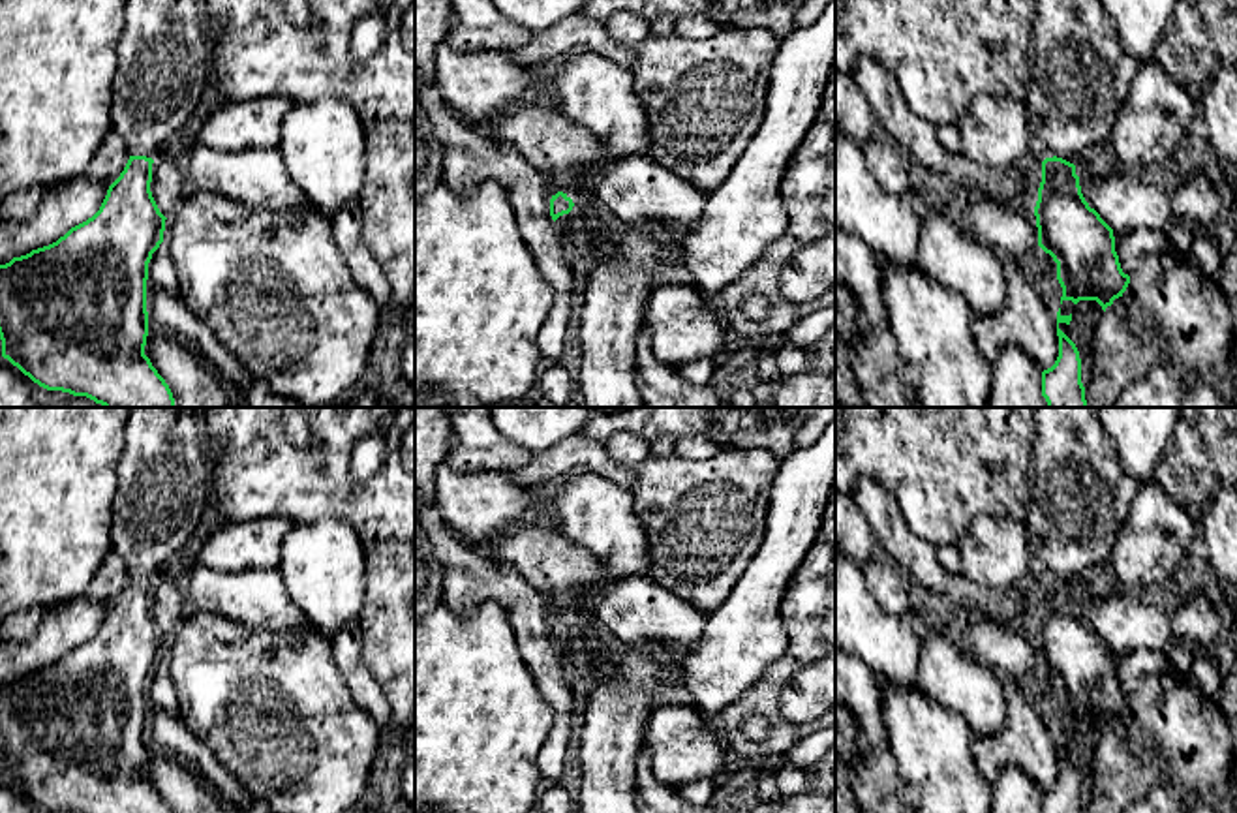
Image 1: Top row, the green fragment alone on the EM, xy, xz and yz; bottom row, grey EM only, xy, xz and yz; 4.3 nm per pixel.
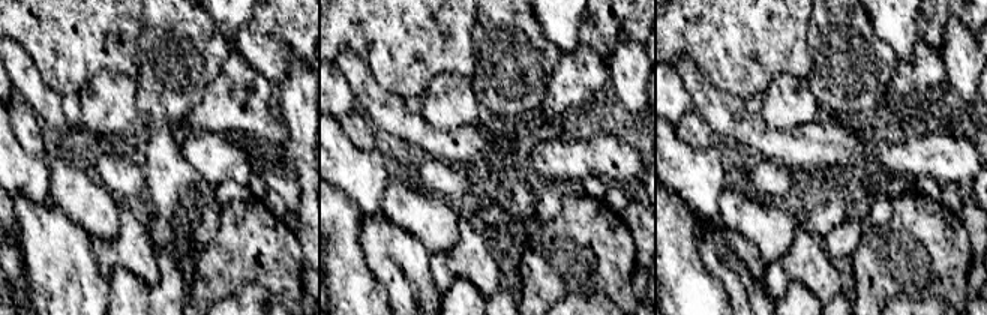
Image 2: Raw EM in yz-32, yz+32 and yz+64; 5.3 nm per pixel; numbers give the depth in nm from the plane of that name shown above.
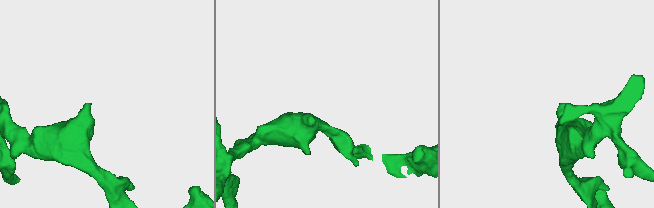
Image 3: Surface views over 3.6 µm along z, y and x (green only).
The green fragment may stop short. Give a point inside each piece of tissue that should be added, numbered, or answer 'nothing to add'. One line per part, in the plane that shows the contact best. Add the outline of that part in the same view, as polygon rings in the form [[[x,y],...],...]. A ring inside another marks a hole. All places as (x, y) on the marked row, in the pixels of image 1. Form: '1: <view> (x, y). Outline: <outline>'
1: yz (1080, 74). Outline: [[[1036,0],[1027,49],[1031,135],[1046,158],[1085,161],[1115,124],[1122,101],[1143,64],[1122,49],[1113,21],[1098,0]]]

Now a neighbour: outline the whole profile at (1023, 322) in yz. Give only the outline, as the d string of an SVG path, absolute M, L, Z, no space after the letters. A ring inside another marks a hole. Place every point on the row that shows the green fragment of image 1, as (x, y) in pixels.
M1016 259L1004 263L1006 300L997 314L980 315L999 345L1016 345L1044 372L1059 357L1057 315L1025 280Z

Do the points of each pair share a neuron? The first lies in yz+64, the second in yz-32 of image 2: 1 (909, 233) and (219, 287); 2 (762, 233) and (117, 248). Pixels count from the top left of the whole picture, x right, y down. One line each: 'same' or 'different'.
1: same
2: different

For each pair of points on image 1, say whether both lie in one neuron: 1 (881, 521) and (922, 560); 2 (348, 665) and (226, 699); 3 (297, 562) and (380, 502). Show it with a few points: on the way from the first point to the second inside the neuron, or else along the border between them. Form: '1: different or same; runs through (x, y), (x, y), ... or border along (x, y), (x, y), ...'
1: same; runs through (890, 530), (913, 552)
2: different; border along (329, 639), (335, 665), (359, 706)
3: different; border along (303, 524), (346, 521), (365, 566)

